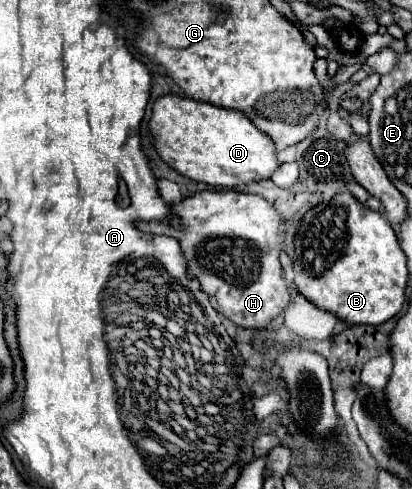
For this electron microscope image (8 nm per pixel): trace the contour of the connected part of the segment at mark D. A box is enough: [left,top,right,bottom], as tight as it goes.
[148,93,280,189]

